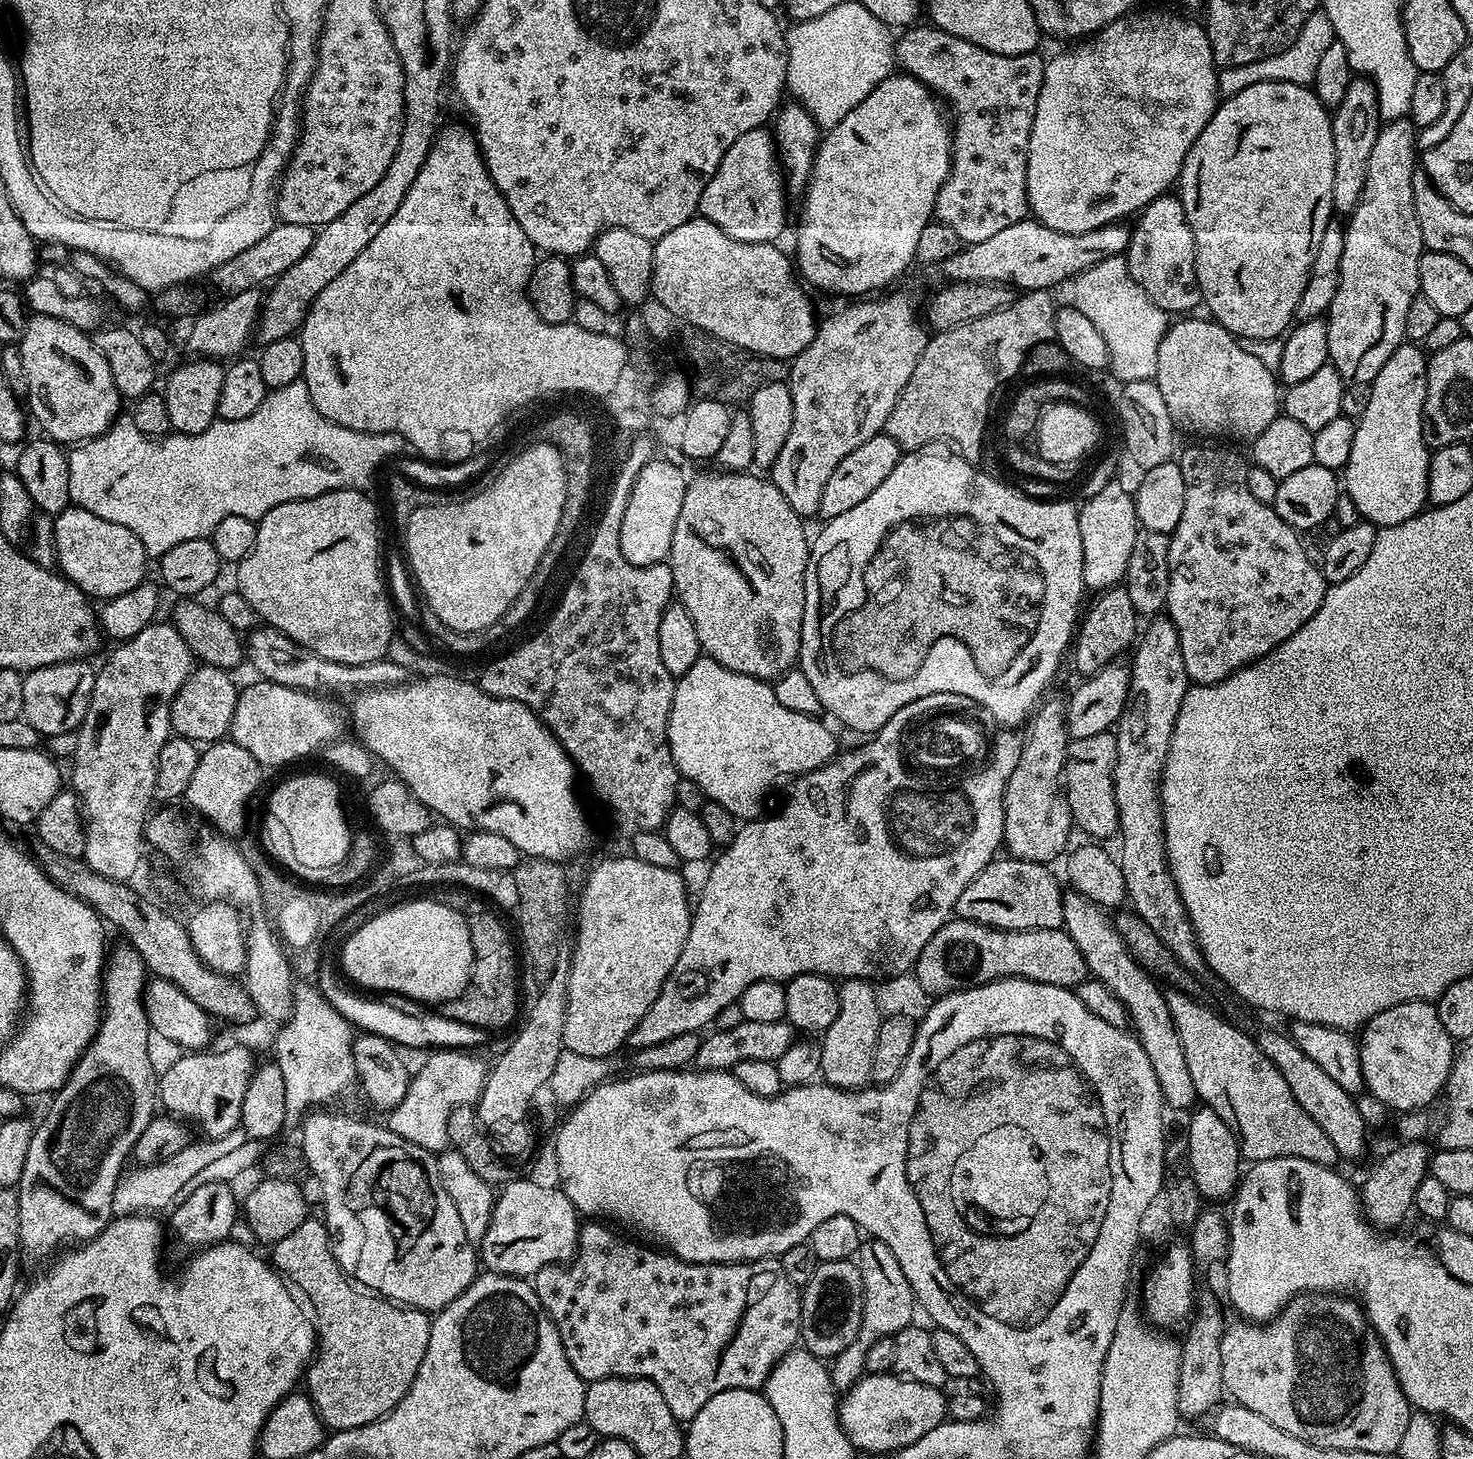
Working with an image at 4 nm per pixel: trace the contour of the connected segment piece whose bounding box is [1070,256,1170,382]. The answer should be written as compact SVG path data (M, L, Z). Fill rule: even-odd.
M1124 256L1106 258L1072 277L1070 287L1071 303L1094 322L1098 334L1102 334L1106 342L1111 375L1120 382L1153 379L1158 346L1162 346L1162 338L1168 332L1170 316L1149 298L1138 282L1134 282L1127 259Z

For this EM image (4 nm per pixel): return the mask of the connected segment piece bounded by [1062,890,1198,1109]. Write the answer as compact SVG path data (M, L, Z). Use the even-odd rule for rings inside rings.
M1068 890L1064 892L1062 910L1062 927L1070 934L1070 938L1074 938L1074 946L1082 950L1089 977L1103 982L1106 990L1110 990L1110 994L1114 994L1114 998L1118 998L1118 1002L1122 1002L1127 1010L1131 1031L1140 1041L1142 1050L1146 1050L1150 1066L1154 1066L1154 1074L1158 1078L1165 1105L1169 1109L1191 1109L1198 1097L1194 1090L1194 1081L1190 1079L1190 1070L1186 1070L1186 1054L1182 1054L1182 1042L1178 1042L1174 1018L1170 1018L1170 1006L1166 1006L1165 989L1132 957L1126 942L1120 937L1113 917L1105 909L1090 902L1090 898L1086 898L1081 892Z

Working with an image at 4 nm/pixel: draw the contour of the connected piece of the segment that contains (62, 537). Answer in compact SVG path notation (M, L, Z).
M69 506L65 512L57 512L54 516L54 542L56 543L56 559L58 568L73 584L84 591L84 595L103 602L113 600L116 596L134 590L134 586L145 583L150 557L142 546L138 534L126 530L126 526L118 526L118 522L106 522L106 518L98 518L98 514L90 514L90 510Z

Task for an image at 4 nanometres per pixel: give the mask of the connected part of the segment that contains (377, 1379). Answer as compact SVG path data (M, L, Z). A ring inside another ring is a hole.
M323 1219L304 1220L302 1226L271 1245L270 1252L272 1267L289 1281L296 1280L295 1287L300 1287L312 1303L318 1343L314 1359L306 1369L306 1395L312 1400L321 1422L329 1429L341 1432L372 1424L386 1416L402 1402L418 1374L418 1366L422 1366L432 1329L429 1313L393 1304L391 1300L357 1287L338 1266L332 1253L332 1239L328 1237L328 1225Z

